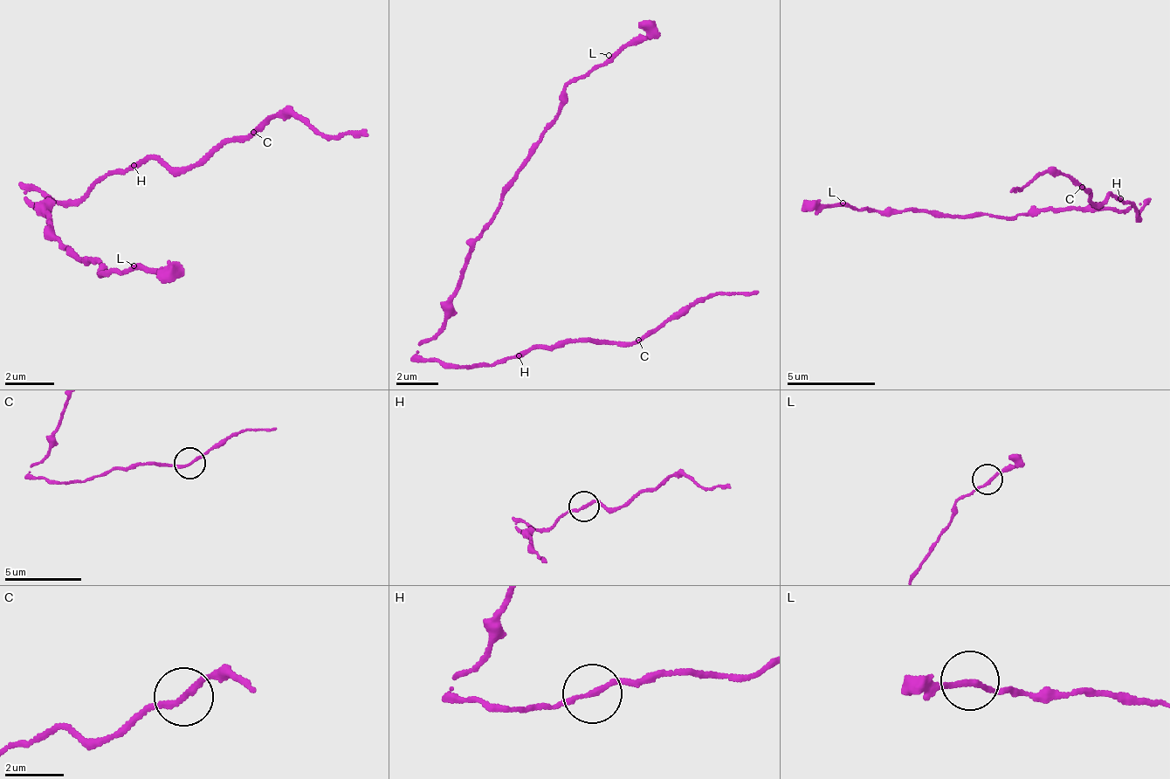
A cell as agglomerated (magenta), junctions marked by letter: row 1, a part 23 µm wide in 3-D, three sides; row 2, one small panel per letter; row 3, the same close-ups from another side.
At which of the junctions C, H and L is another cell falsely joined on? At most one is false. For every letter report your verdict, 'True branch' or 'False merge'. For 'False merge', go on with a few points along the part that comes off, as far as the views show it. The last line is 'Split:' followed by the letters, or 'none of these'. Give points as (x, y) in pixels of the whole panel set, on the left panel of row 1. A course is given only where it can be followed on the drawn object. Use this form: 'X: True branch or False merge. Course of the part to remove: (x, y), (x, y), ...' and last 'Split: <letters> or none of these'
C: False merge. Course of the part to remove: (251, 131), (279, 115), (324, 133), (369, 138)
H: True branch
L: True branch
Split: C

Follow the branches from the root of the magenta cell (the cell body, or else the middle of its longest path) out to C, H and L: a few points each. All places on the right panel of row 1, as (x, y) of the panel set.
C: (1122, 211), (1134, 204), (1145, 207), (1137, 218), (1132, 205), (1111, 194), (1093, 205), (1090, 189), (1081, 185)
H: (1122, 211), (1134, 204), (1145, 207), (1137, 215), (1139, 217), (1137, 218), (1132, 205), (1127, 205), (1120, 198)
L: (1122, 211), (1090, 207), (1032, 209), (1005, 217), (973, 212), (931, 216), (906, 209), (853, 210), (843, 203)

